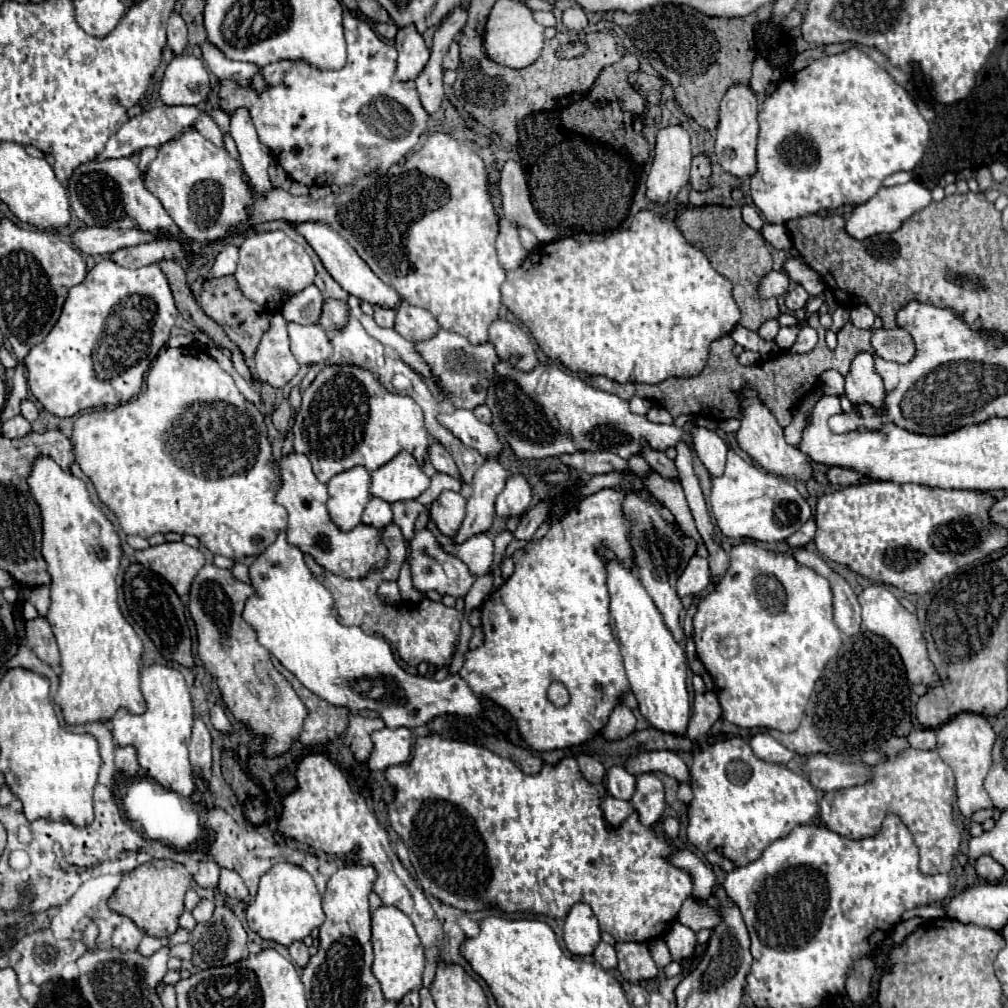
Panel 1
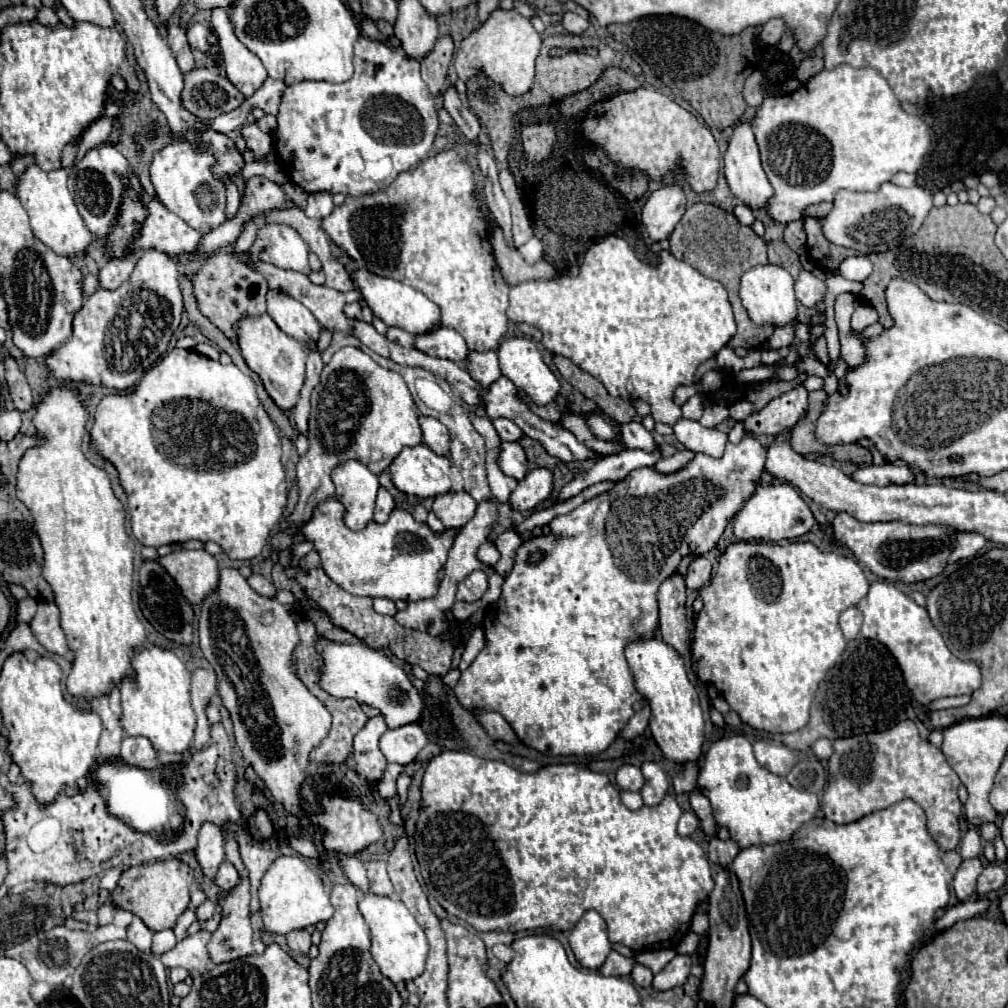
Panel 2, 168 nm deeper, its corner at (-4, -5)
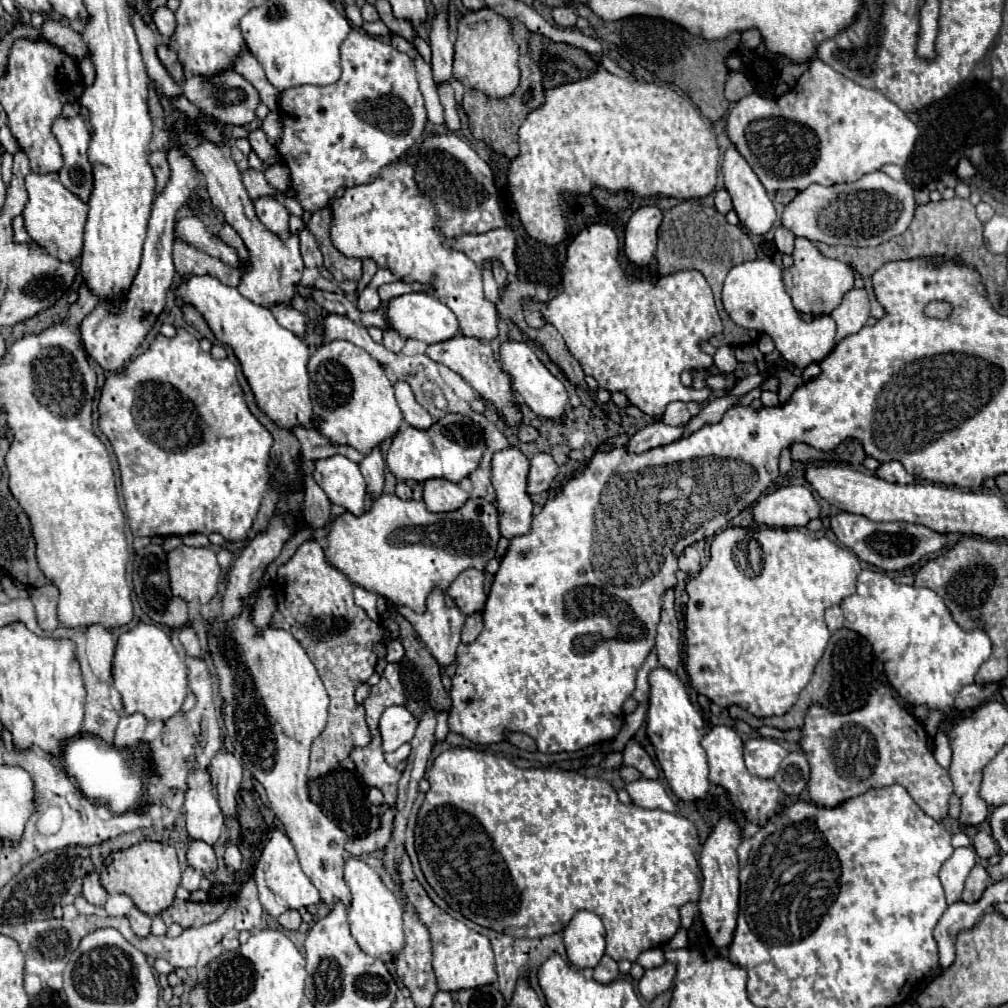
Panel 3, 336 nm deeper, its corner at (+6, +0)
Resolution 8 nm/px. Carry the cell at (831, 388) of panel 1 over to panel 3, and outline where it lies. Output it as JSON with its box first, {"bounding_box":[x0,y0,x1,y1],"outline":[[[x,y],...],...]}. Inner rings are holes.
{"bounding_box":[722,259,836,369],"outline":[[[754,259],[732,267],[724,281],[722,303],[734,323],[738,323],[744,329],[756,329],[760,333],[770,335],[780,355],[792,367],[806,369],[810,363],[822,361],[834,349],[834,337],[836,337],[834,319],[826,315],[814,321],[804,321],[786,293],[782,281],[782,267],[778,267],[772,261]]]}

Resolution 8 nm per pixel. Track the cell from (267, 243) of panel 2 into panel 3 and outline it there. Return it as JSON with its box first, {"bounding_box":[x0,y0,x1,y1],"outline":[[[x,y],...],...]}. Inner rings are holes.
{"bounding_box":[254,197,290,239],"outline":[[[272,197],[256,199],[254,211],[256,211],[256,217],[264,223],[264,227],[268,227],[268,231],[278,235],[280,239],[288,239],[288,235],[290,235],[288,217],[290,217],[290,213],[280,201],[276,201]]]}

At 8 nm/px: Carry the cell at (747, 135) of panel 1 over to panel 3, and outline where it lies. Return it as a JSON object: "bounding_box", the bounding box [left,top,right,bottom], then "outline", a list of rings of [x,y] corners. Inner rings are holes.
{"bounding_box":[722,145,776,235],"outline":[[[730,145],[730,147],[726,149],[726,153],[724,153],[724,161],[722,161],[722,175],[724,175],[726,191],[728,191],[728,193],[730,193],[730,197],[732,197],[734,211],[738,213],[740,223],[748,229],[748,233],[762,235],[762,233],[770,231],[770,229],[772,229],[772,223],[774,223],[774,219],[776,219],[774,205],[772,205],[772,201],[768,199],[764,185],[760,183],[760,179],[756,177],[756,173],[754,173],[754,171],[752,171],[752,167],[748,165],[748,161],[740,155],[740,151],[736,149],[736,145]]]}

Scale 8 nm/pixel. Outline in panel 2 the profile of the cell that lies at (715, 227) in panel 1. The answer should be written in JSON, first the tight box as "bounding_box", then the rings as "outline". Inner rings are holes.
{"bounding_box":[670,204,774,350],"outline":[[[692,204],[690,208],[686,208],[682,220],[678,222],[678,226],[674,228],[674,232],[670,236],[670,252],[674,258],[690,264],[698,272],[702,272],[706,278],[722,282],[722,286],[728,290],[728,300],[732,304],[734,320],[738,324],[738,332],[728,342],[728,348],[742,346],[746,350],[752,350],[756,346],[762,346],[770,338],[774,328],[754,324],[748,318],[748,314],[738,298],[738,286],[740,286],[742,274],[758,264],[768,262],[766,242],[760,236],[756,236],[750,226],[742,226],[732,212],[726,212],[714,204]]]}

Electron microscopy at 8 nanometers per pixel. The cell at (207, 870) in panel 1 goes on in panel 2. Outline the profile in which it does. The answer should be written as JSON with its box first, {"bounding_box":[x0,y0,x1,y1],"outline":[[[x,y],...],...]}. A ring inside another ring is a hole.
{"bounding_box":[196,822,226,878],"outline":[[[204,822],[202,824],[202,828],[198,832],[196,858],[198,858],[204,874],[214,878],[220,862],[226,858],[224,836],[222,836],[222,828],[220,826],[216,826],[212,822]]]}

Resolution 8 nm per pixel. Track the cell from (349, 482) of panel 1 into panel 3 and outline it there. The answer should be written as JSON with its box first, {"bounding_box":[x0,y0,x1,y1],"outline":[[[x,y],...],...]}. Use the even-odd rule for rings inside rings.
{"bounding_box":[314,455,366,515],"outline":[[[332,455],[314,463],[314,479],[326,491],[334,505],[354,515],[364,513],[366,483],[354,461],[344,455]]]}

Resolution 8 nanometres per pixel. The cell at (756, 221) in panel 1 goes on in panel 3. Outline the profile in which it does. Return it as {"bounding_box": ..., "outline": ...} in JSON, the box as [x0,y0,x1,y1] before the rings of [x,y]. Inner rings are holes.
{"bounding_box":[714,189,734,215],"outline":[[[726,189],[718,191],[716,197],[714,197],[714,201],[716,201],[716,209],[718,209],[722,215],[726,215],[728,211],[734,209],[734,207],[732,207],[732,199],[730,199],[730,195],[726,193]]]}

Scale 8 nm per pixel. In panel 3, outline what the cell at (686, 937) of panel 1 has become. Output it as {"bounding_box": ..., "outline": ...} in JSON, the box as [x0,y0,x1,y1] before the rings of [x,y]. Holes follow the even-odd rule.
{"bounding_box":[638,961,676,1001],"outline":[[[666,961],[660,967],[644,971],[644,975],[640,979],[640,985],[638,985],[638,991],[640,991],[640,995],[646,1001],[652,1001],[656,995],[660,995],[662,991],[666,991],[666,989],[672,987],[674,977],[676,977],[676,965],[670,963],[670,961]]]}

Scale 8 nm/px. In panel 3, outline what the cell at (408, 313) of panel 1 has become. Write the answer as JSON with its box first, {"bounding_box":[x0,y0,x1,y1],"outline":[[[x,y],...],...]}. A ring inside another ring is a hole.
{"bounding_box":[426,335,522,425],"outline":[[[456,335],[452,339],[446,339],[446,341],[428,345],[426,355],[430,359],[434,359],[436,363],[442,363],[442,365],[450,367],[452,371],[456,371],[458,375],[462,375],[464,381],[468,381],[484,399],[492,401],[498,407],[498,411],[506,417],[506,421],[510,425],[514,425],[514,423],[518,423],[522,419],[520,411],[516,409],[516,399],[512,395],[512,383],[510,383],[508,375],[500,369],[498,359],[494,359],[494,353],[492,353],[492,349],[490,349],[488,343],[482,343],[482,341],[472,339],[472,337]]]}

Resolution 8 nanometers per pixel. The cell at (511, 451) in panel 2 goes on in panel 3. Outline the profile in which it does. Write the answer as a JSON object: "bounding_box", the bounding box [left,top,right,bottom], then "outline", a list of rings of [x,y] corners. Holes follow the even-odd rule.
{"bounding_box":[492,445,532,539],"outline":[[[508,445],[502,451],[496,451],[492,457],[492,485],[496,489],[496,505],[500,513],[500,535],[512,539],[516,535],[524,535],[530,531],[532,521],[532,501],[526,493],[526,475],[528,475],[528,459],[518,447]]]}

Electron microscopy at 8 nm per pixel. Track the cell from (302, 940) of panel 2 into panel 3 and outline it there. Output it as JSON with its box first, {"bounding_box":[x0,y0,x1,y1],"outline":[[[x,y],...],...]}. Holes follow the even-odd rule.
{"bounding_box":[278,911,302,931],"outline":[[[286,911],[284,915],[278,917],[278,923],[280,923],[284,929],[288,929],[288,931],[298,931],[302,919],[300,919],[300,913],[298,913],[298,911]]]}

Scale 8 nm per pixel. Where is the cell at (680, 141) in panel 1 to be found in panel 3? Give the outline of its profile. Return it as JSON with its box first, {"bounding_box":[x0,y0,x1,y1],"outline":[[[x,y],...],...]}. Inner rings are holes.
{"bounding_box":[624,205,664,265],"outline":[[[642,205],[626,223],[624,253],[636,265],[648,265],[656,253],[658,227],[664,211],[656,205]]]}

